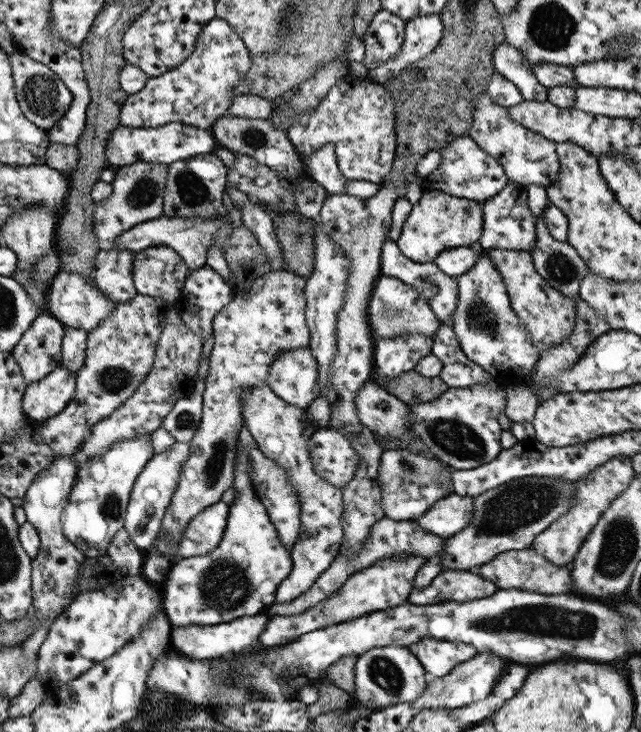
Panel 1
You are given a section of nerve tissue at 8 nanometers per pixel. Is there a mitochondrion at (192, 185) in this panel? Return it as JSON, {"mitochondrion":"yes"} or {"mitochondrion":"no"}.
{"mitochondrion":"yes"}

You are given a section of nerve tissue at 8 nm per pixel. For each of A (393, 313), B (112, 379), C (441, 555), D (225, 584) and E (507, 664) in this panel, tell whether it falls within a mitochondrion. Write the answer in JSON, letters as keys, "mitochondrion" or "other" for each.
{"A":"mitochondrion","B":"mitochondrion","C":"other","D":"mitochondrion","E":"other"}

